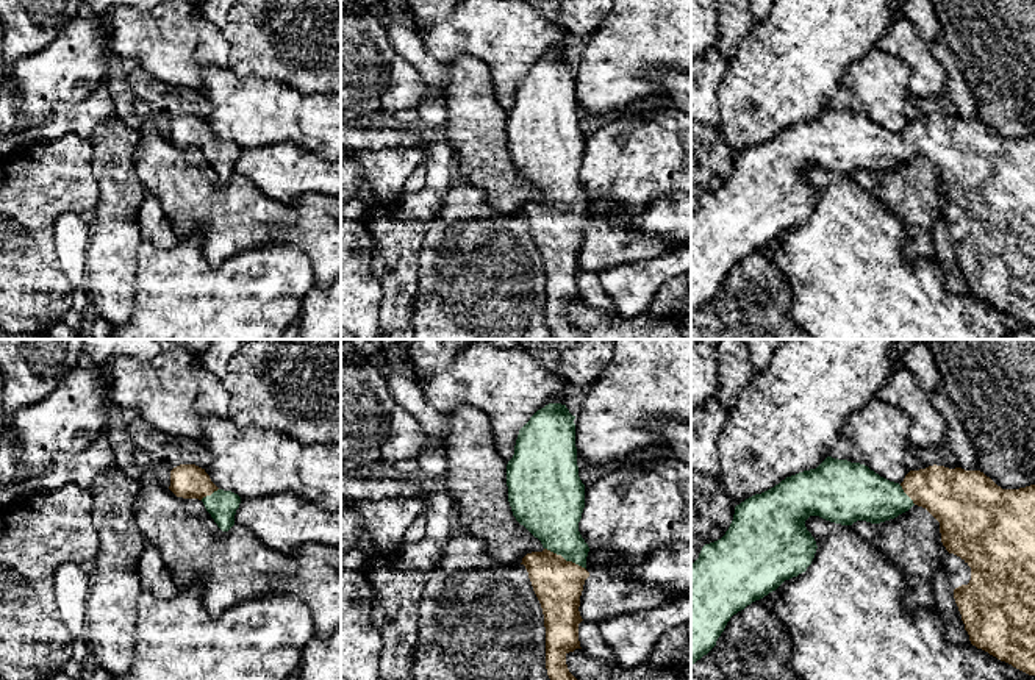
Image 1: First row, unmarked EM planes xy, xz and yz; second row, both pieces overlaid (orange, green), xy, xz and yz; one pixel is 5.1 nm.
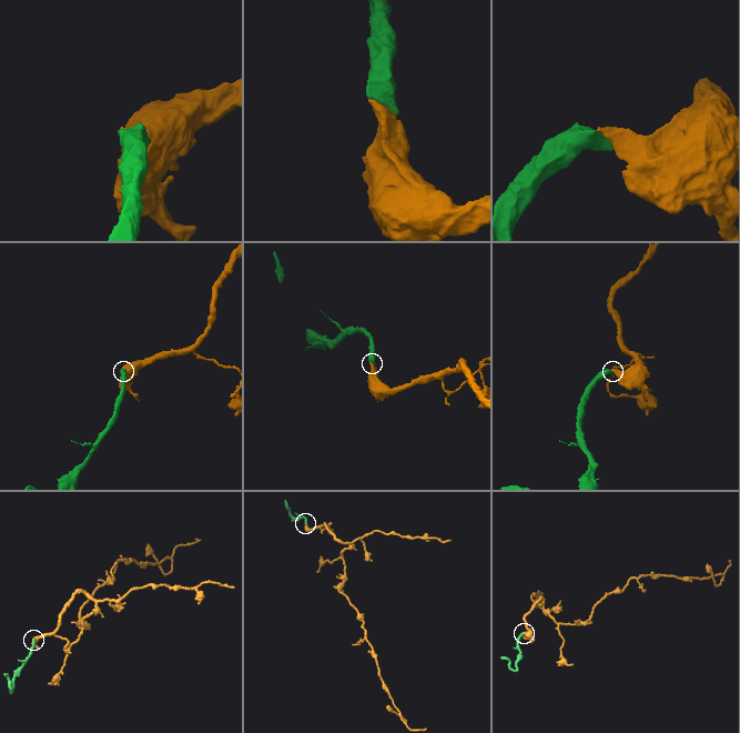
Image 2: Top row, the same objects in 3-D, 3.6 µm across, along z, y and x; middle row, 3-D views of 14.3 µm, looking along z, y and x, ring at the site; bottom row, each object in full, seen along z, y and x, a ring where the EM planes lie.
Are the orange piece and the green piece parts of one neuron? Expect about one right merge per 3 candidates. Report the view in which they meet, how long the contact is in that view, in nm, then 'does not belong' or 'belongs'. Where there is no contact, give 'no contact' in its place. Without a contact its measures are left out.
xz | 240 nm | belongs

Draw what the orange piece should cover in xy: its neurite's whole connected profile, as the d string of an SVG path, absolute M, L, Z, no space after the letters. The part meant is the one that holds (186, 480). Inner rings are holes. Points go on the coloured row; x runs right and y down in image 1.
M180 464L170 471L169 489L183 499L199 499L222 531L235 525L235 514L241 497L231 491L219 489L195 464Z

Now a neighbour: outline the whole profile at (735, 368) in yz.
M722 339L719 344L719 391L716 400L732 410L740 391L755 377L746 339Z

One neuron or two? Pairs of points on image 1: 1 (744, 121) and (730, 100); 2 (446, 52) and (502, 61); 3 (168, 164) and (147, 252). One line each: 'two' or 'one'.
1: one
2: one
3: two

